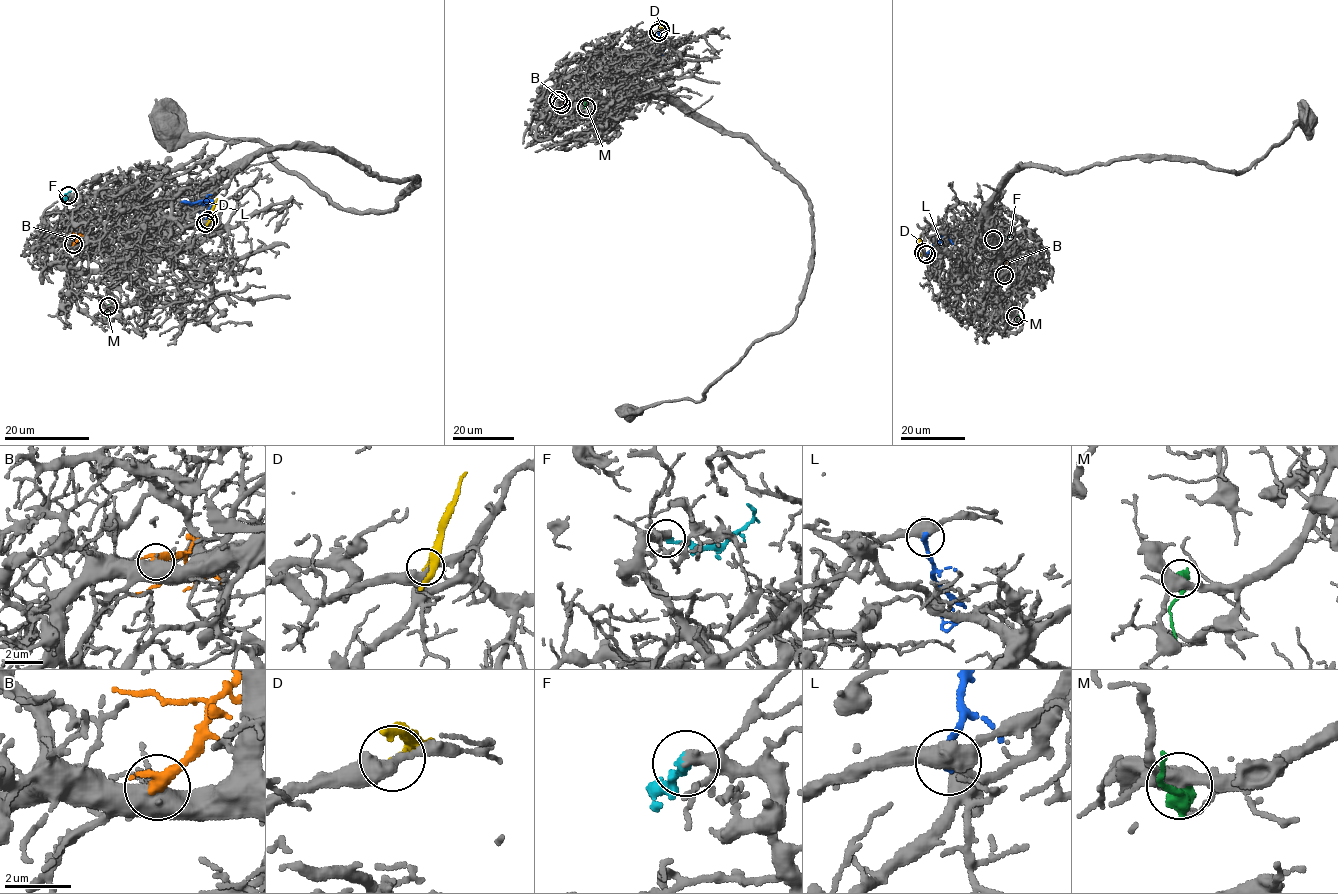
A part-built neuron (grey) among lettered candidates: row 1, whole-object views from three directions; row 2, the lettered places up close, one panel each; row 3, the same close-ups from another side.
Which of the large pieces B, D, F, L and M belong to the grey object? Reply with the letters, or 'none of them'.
F

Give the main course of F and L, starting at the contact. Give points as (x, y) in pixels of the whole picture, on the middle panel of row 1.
F: (558, 100), (556, 110), (557, 114), (560, 114)
L: (658, 32), (665, 46), (661, 50), (641, 46)

